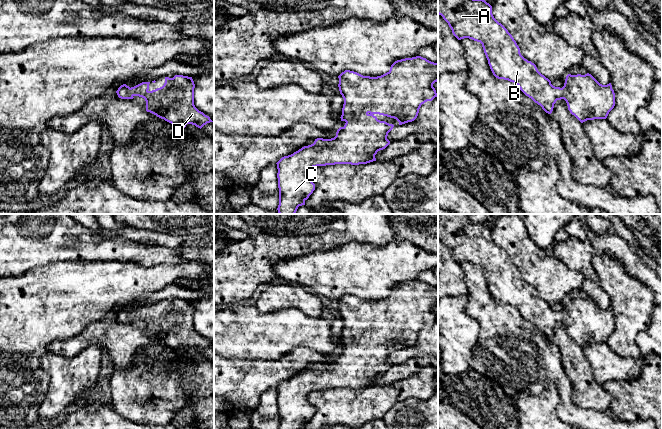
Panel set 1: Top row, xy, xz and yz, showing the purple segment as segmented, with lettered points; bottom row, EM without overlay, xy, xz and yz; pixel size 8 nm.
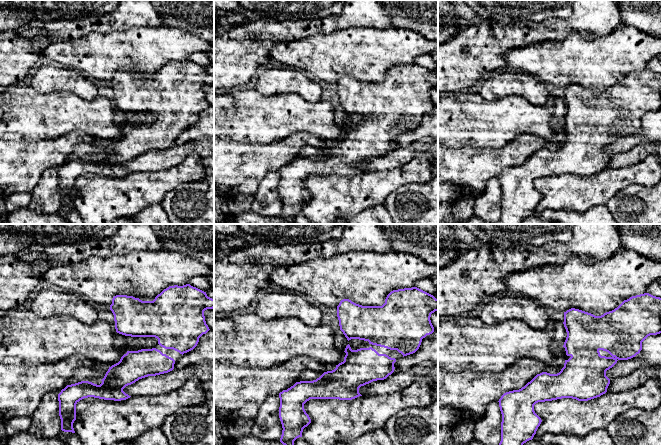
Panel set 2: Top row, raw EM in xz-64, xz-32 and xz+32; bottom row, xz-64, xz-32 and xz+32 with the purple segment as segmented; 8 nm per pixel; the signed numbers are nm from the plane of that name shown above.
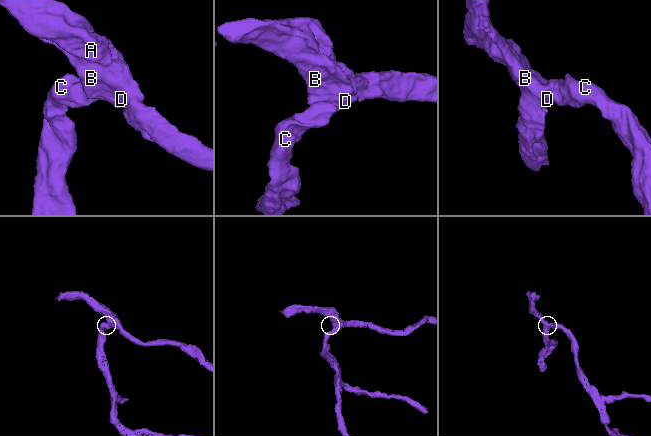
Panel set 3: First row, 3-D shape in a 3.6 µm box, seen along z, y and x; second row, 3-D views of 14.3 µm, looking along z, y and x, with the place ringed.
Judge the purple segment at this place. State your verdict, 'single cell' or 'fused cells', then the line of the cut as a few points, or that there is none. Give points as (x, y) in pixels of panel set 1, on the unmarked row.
single cell; no cut

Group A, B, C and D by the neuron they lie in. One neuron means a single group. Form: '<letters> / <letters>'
A B C D

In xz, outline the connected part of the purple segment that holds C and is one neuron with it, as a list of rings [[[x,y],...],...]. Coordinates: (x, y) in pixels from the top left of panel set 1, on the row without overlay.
[[[416,280],[395,285],[391,289],[390,294],[381,300],[363,300],[357,296],[345,294],[338,302],[339,315],[344,323],[340,342],[341,345],[346,347],[337,354],[334,362],[317,362],[313,368],[304,370],[293,378],[282,381],[276,387],[278,393],[279,429],[305,429],[305,425],[315,414],[315,408],[309,403],[307,398],[310,392],[335,388],[359,389],[376,385],[375,379],[377,376],[385,373],[390,368],[387,360],[394,349],[378,344],[375,339],[379,338],[394,342],[399,346],[399,349],[414,345],[418,340],[421,329],[437,321],[433,308],[438,305],[438,287]]]

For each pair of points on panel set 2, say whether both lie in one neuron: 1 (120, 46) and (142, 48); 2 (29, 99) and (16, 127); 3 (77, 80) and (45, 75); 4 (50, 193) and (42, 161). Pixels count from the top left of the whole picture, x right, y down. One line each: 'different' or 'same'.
1: same
2: same
3: same
4: different

